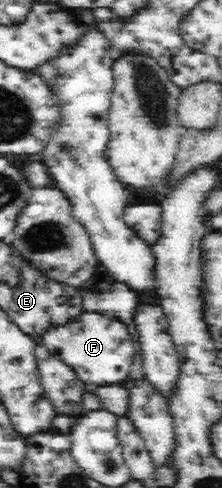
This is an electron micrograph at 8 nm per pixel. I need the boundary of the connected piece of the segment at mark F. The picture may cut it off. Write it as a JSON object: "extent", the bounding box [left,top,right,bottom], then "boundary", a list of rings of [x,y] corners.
{"extent":[36,310,139,386],"boundary":[[[82,310],[76,320],[48,323],[36,336],[37,343],[47,348],[52,354],[58,355],[62,361],[70,365],[80,380],[94,386],[106,386],[125,382],[133,363],[139,363],[139,353],[136,332],[130,331],[122,319],[110,313]]]}

